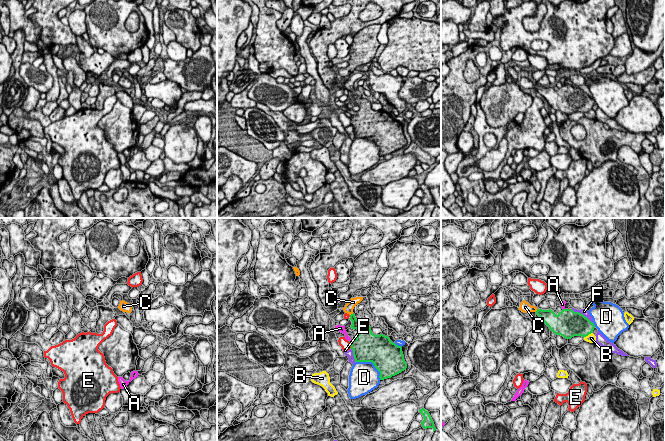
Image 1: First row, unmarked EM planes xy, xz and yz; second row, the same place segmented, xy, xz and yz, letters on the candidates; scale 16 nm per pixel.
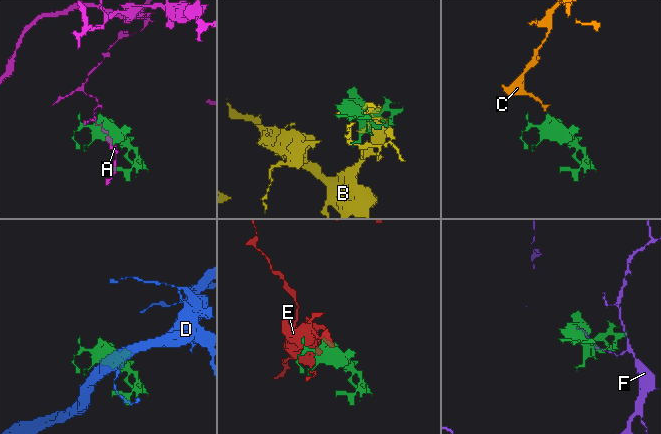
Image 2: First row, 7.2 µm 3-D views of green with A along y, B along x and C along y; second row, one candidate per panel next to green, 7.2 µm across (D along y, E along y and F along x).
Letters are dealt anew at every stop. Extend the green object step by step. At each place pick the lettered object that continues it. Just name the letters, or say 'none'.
C

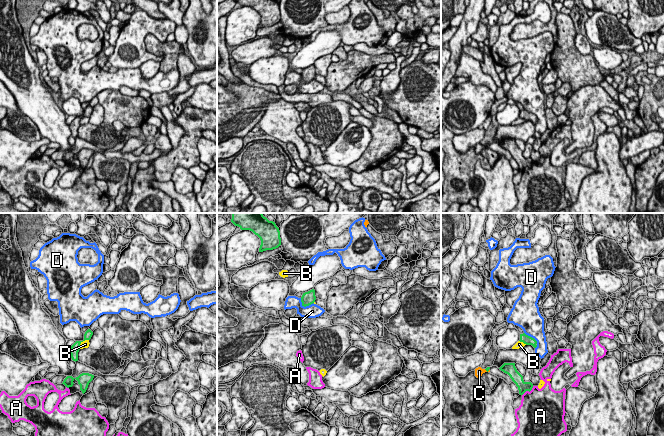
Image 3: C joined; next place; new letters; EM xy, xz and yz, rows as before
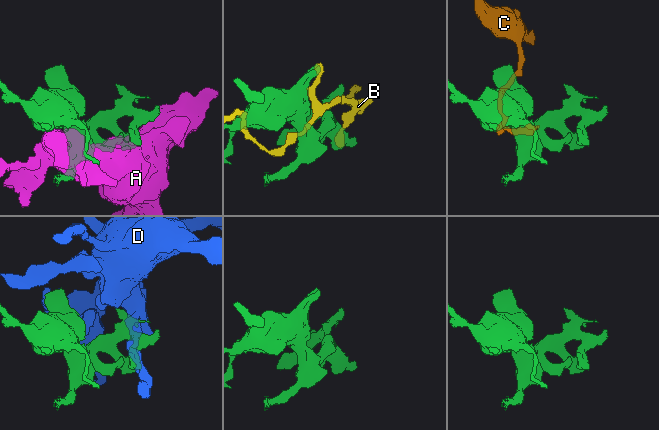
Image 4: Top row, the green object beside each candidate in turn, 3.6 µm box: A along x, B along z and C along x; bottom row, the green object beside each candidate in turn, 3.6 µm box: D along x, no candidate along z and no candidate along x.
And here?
none

